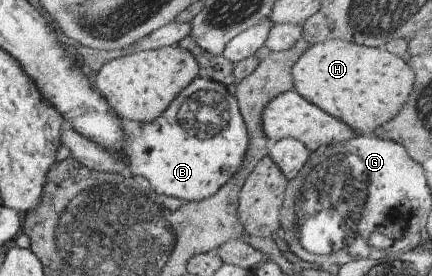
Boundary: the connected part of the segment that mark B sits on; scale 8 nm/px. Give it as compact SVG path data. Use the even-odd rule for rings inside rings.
M197 75L181 90L173 103L155 121L139 122L123 119L125 155L133 176L145 177L160 198L171 195L188 202L213 197L241 169L249 149L249 133L238 107L238 101L223 84Z

